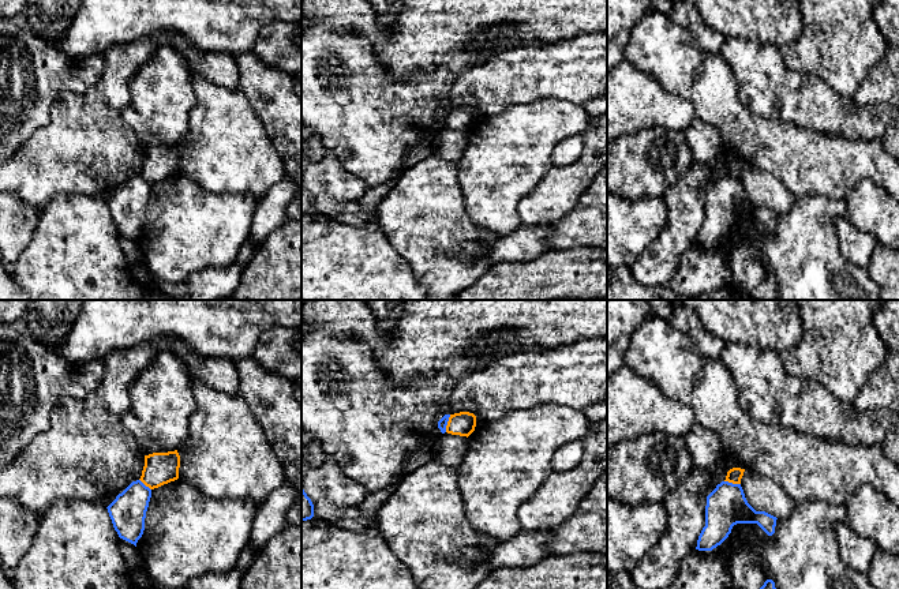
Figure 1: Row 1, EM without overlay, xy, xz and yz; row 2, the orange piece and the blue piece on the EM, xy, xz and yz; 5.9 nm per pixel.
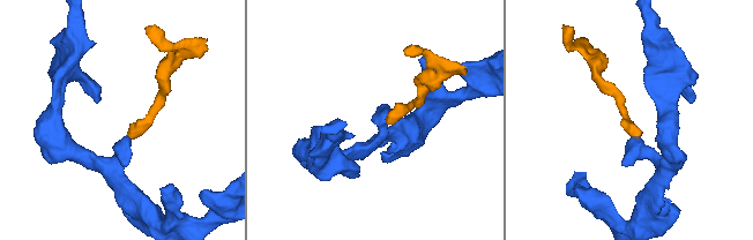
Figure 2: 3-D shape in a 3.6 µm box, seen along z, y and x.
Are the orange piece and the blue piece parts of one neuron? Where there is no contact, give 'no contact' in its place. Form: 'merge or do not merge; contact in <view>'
do not merge; contact in xz

